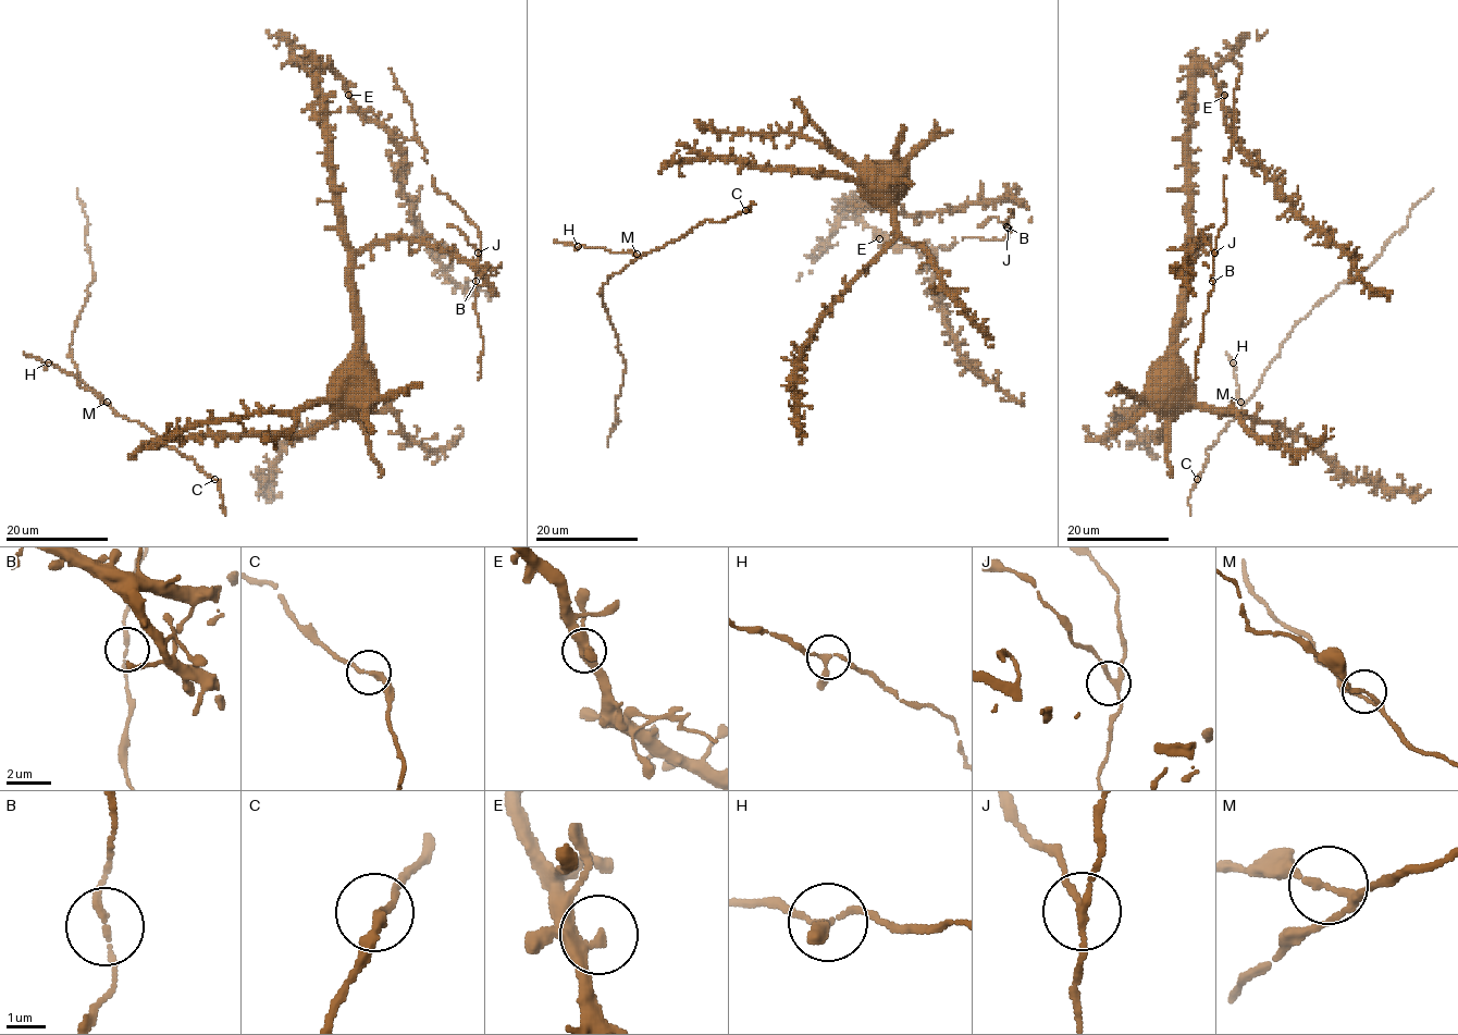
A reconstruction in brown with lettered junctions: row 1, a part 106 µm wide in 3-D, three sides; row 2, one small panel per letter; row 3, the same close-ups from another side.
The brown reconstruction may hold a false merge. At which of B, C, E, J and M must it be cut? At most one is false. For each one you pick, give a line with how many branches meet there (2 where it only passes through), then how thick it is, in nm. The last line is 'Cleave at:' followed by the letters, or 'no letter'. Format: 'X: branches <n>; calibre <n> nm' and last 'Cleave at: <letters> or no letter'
Cleave at: no letter

